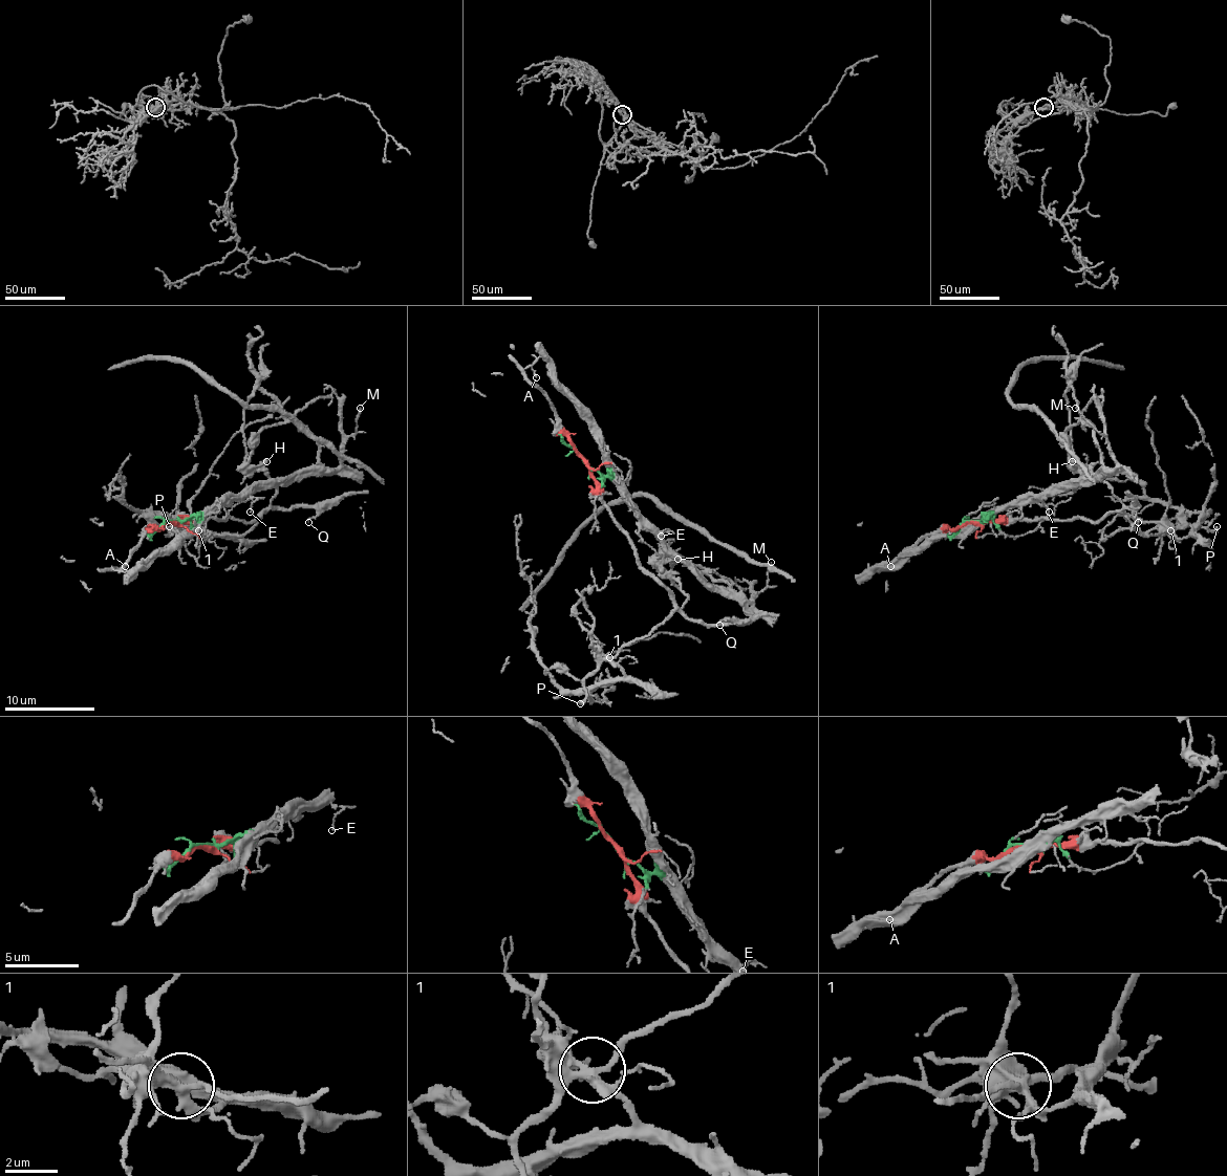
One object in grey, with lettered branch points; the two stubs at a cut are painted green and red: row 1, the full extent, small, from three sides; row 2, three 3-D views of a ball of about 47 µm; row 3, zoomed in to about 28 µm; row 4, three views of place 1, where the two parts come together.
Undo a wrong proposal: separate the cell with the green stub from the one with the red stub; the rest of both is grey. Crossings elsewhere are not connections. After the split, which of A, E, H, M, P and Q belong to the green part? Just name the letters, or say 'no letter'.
A, E, M

